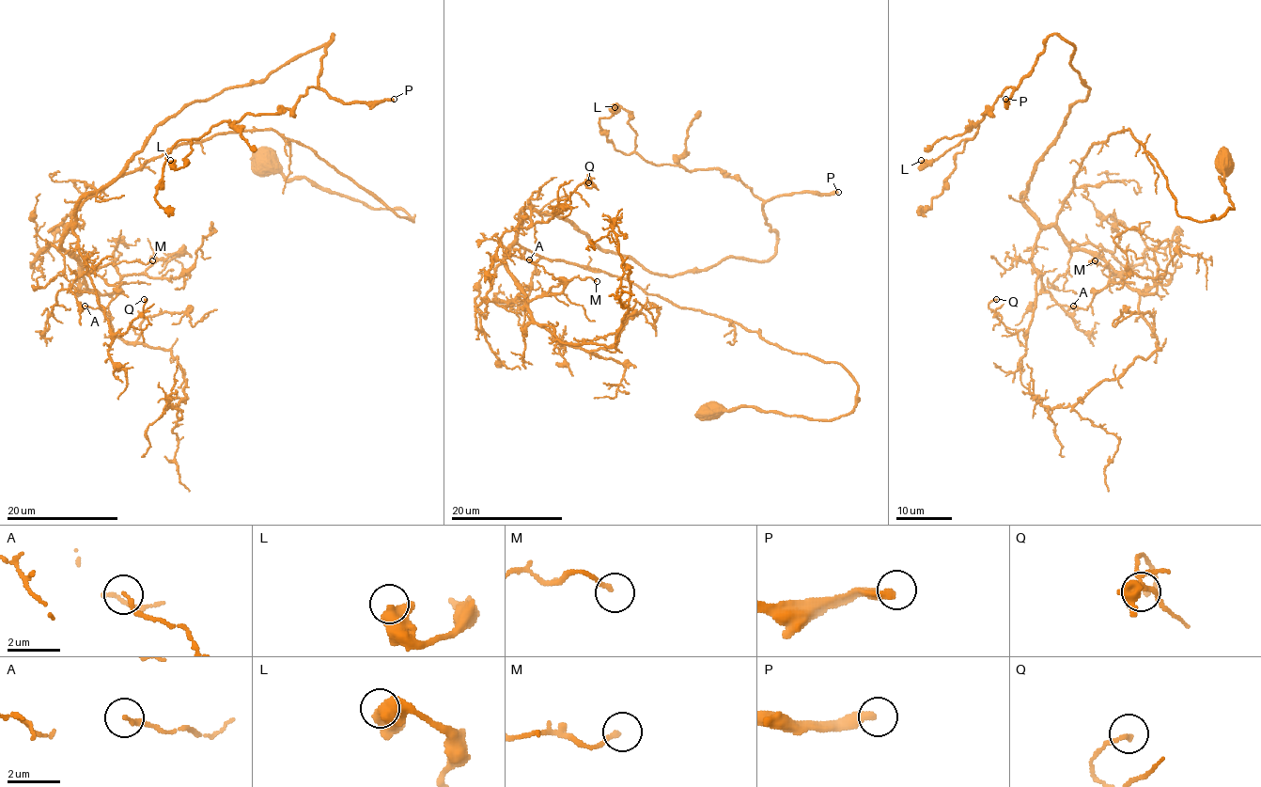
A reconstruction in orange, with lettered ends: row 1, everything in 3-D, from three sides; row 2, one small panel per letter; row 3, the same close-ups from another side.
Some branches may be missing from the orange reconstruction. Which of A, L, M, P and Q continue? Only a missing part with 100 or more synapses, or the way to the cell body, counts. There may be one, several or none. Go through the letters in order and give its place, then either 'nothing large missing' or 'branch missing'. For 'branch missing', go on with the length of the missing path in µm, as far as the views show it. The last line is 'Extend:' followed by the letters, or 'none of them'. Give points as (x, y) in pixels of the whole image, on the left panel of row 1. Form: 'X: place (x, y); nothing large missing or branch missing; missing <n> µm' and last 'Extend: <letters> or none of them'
A: place (85, 306); nothing large missing
L: place (170, 160); nothing large missing
M: place (152, 260); nothing large missing
P: place (394, 99); branch missing; missing 90 µm
Q: place (144, 299); nothing large missing
Extend: P

